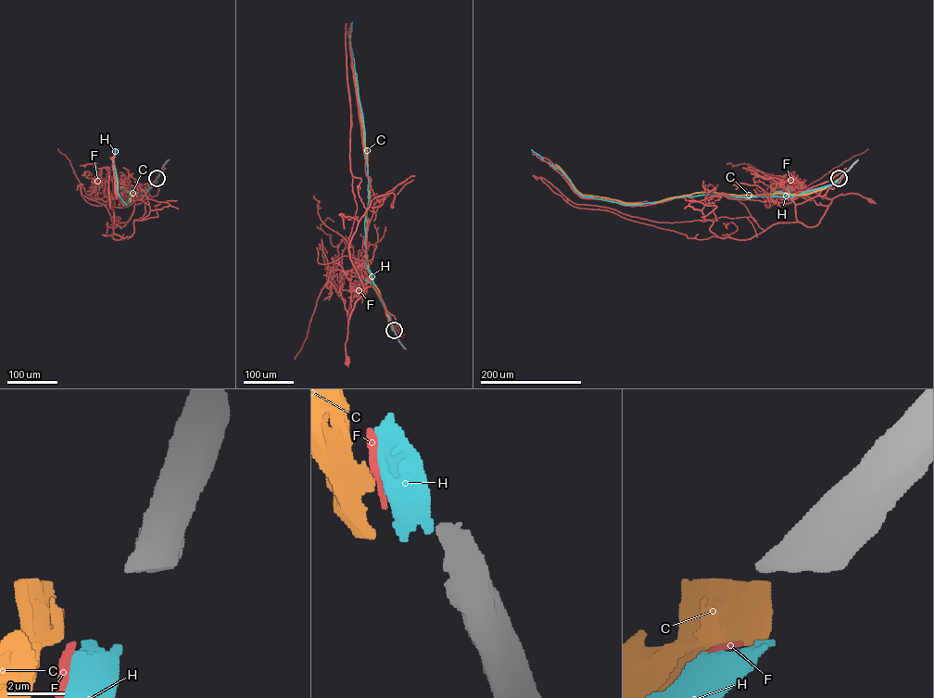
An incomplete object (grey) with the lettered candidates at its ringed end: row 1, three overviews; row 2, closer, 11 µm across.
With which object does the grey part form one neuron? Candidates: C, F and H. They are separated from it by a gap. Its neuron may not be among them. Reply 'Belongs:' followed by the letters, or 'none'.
Belongs: none

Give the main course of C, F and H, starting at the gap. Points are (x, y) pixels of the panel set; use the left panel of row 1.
C: (156, 179), (144, 195), (128, 195), (130, 193), (132, 192), (131, 201), (125, 203), (117, 194), (114, 164)
F: (156, 180), (148, 189), (148, 196), (135, 205), (132, 214), (123, 226), (116, 223), (110, 200)
H: (157, 180), (137, 196), (128, 196), (132, 195), (126, 205), (119, 195), (112, 162), (115, 149)

